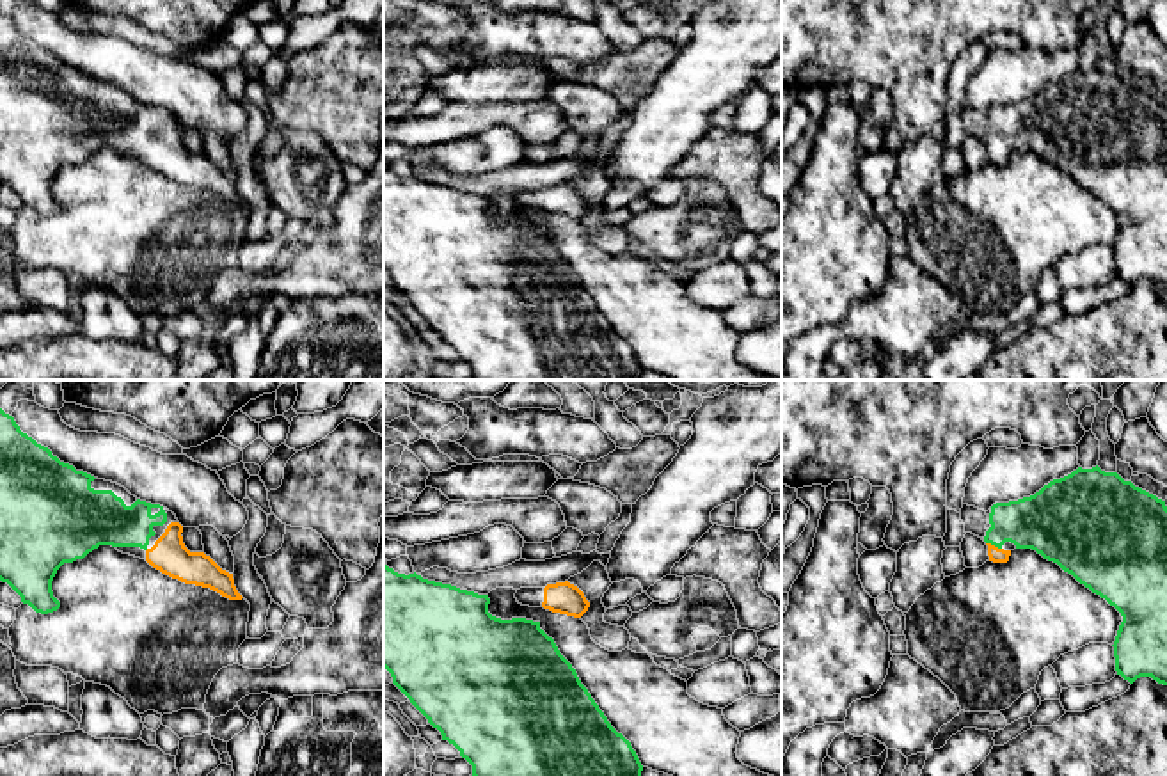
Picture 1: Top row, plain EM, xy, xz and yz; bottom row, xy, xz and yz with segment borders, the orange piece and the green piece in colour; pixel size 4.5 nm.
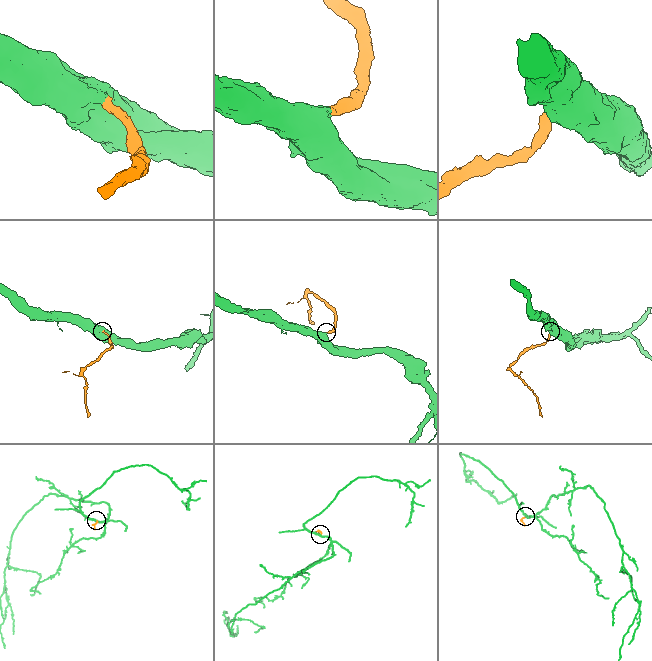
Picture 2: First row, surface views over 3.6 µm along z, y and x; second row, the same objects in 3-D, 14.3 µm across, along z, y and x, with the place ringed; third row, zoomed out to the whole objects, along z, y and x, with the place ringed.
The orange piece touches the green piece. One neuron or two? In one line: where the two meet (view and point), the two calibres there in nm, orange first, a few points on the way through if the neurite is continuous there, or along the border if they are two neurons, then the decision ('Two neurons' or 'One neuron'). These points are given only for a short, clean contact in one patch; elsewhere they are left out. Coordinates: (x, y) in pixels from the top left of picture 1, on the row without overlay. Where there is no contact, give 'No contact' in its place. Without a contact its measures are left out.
Touches orange at yz (993, 148). Thickness 70 nm (orange) against 260 nm. Path across: yz (995, 157), (993, 148), (1016, 125), (1043, 125). One neuron

